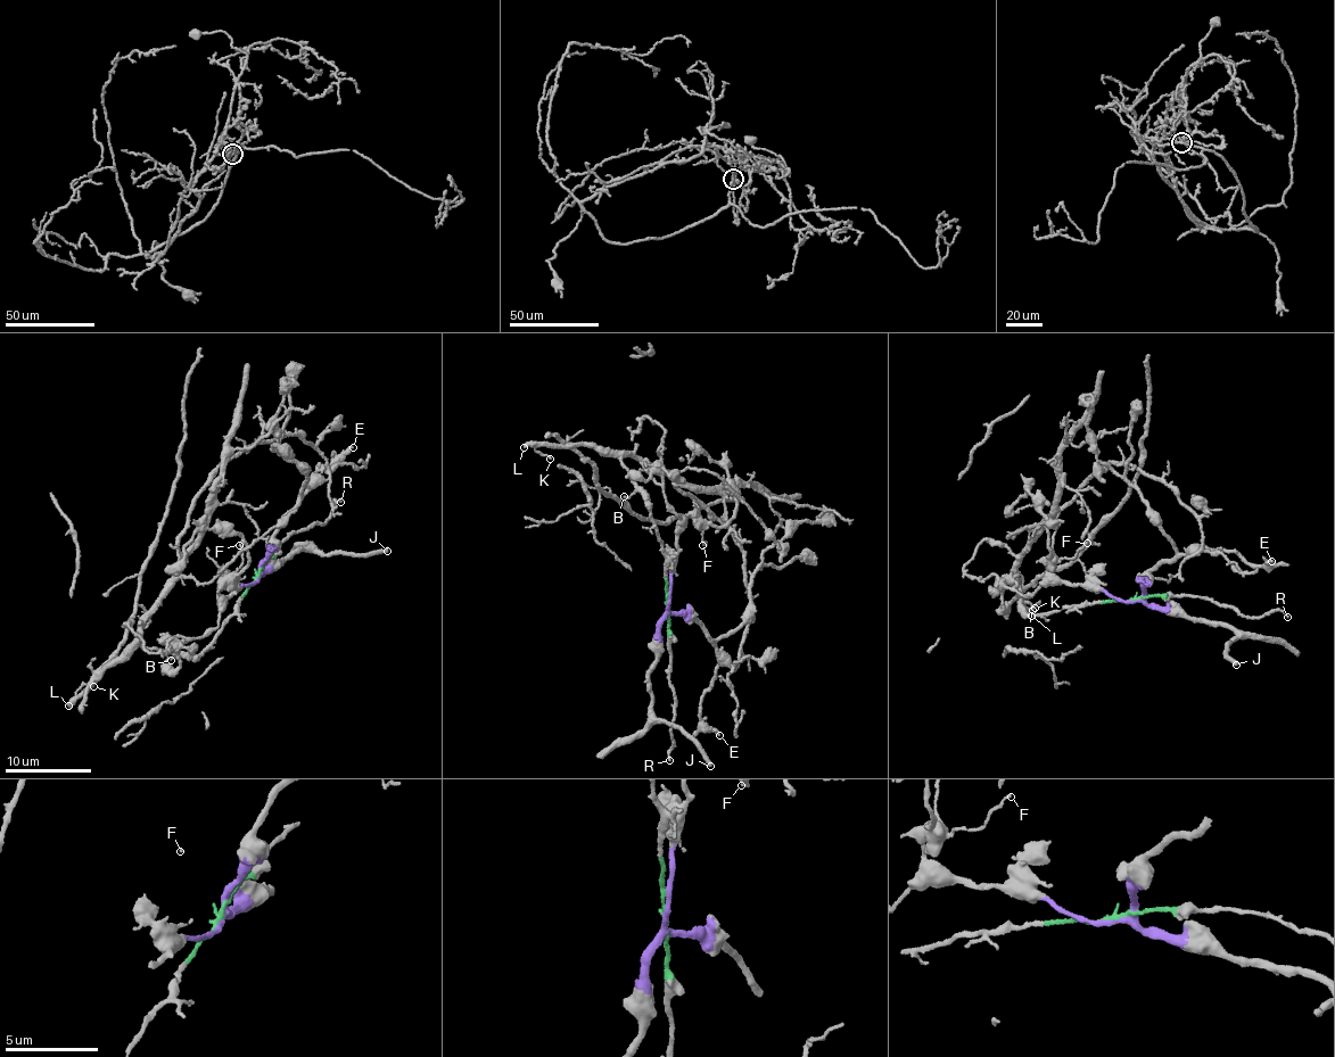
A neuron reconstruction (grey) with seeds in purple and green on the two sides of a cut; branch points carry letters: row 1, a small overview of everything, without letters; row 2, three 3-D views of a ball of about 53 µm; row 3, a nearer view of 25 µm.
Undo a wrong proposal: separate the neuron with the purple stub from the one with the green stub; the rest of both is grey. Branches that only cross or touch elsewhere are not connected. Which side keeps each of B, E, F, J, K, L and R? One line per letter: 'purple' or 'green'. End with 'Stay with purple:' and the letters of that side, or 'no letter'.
B: green
E: purple
F: purple
J: purple
K: green
L: green
R: green
Stay with purple: E, F, J

